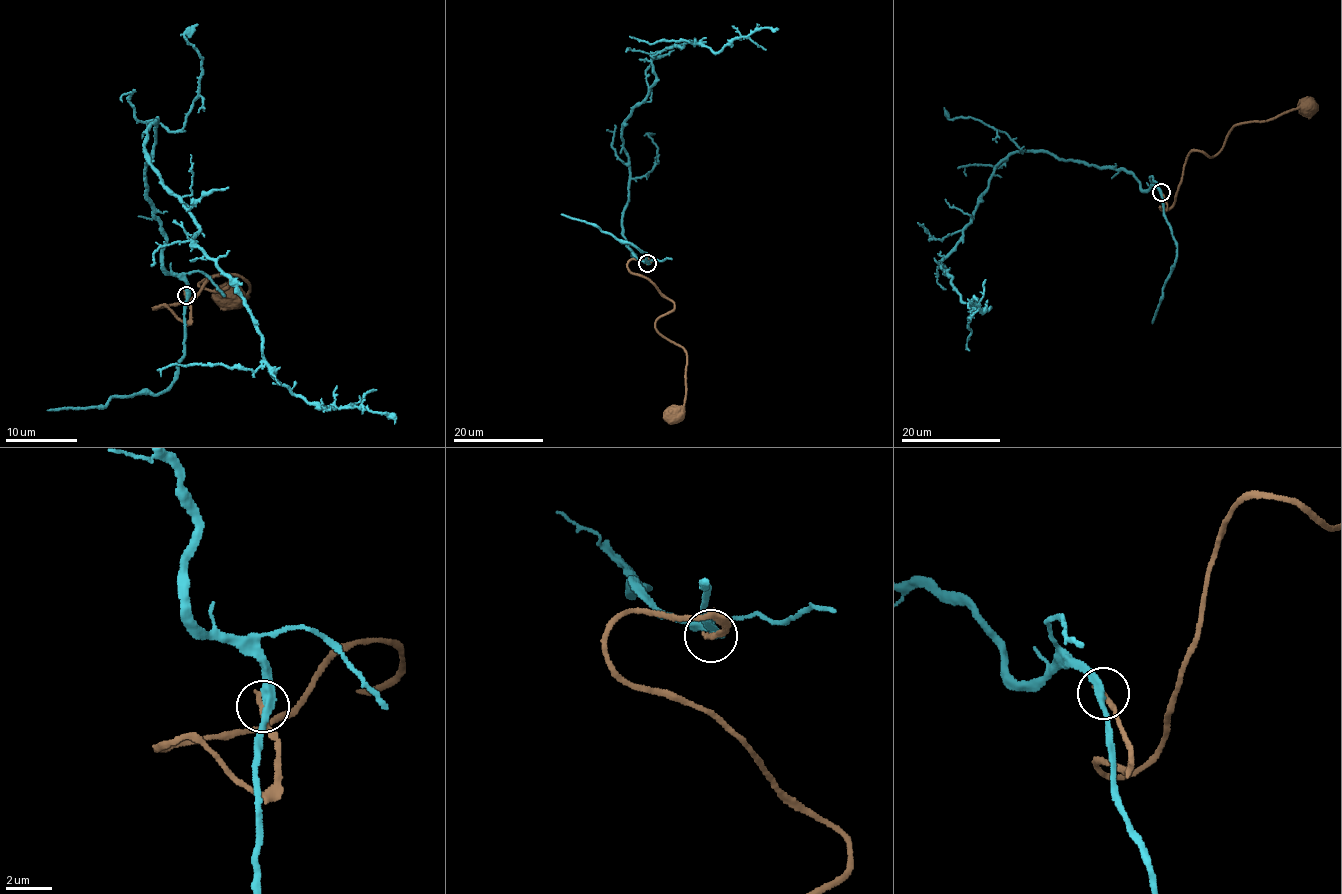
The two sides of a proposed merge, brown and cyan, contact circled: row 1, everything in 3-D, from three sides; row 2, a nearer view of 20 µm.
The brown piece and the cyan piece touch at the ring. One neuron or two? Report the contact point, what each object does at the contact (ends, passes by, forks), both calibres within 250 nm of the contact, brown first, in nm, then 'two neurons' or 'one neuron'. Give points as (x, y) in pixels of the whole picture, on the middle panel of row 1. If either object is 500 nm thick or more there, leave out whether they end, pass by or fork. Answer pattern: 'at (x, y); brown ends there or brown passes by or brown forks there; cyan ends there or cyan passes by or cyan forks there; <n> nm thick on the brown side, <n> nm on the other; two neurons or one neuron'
at (647, 263); brown ends there; cyan passes by; 240 nm thick on the brown side, 320 nm on the other; two neurons

